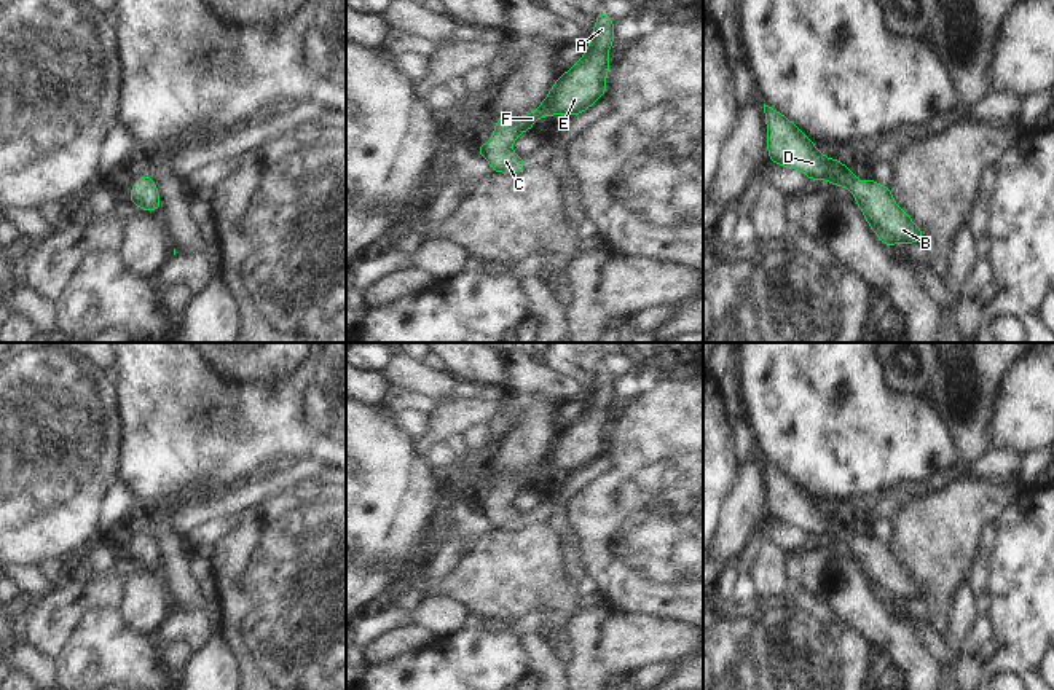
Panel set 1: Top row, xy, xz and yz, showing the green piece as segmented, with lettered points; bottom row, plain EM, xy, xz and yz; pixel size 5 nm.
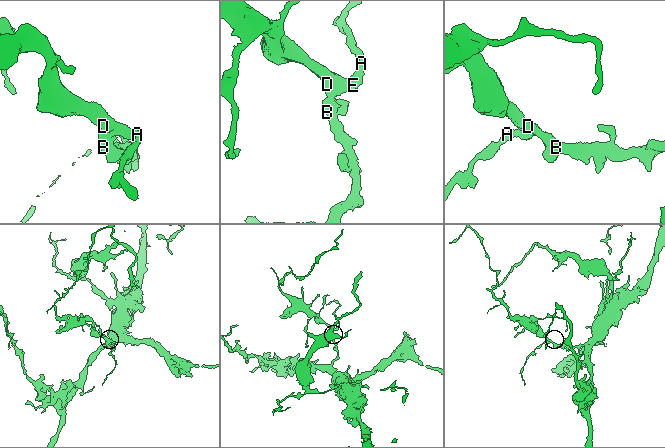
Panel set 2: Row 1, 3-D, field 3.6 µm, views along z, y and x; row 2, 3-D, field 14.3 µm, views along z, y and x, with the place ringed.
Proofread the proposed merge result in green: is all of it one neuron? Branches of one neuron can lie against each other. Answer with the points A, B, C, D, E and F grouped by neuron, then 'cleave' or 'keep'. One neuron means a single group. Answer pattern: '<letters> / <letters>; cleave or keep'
A B C D E F; keep

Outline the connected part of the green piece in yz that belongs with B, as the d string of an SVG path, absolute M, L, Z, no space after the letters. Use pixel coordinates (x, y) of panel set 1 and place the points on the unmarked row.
M764 461L769 516L804 529L810 537L826 537L845 543L855 553L877 594L891 604L898 599L922 599L923 590L895 559L890 545L875 537L859 539L839 516L820 510L815 500L785 472Z

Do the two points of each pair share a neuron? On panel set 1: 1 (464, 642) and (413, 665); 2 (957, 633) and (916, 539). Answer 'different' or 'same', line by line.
1: same
2: different

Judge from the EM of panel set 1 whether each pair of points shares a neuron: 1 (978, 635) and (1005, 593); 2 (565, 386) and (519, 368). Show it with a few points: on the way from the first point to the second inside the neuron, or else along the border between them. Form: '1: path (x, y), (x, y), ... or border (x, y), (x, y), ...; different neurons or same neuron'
1: border (986, 614), (994, 636); different neurons
2: path (554, 386), (541, 380), (530, 380); same neuron

